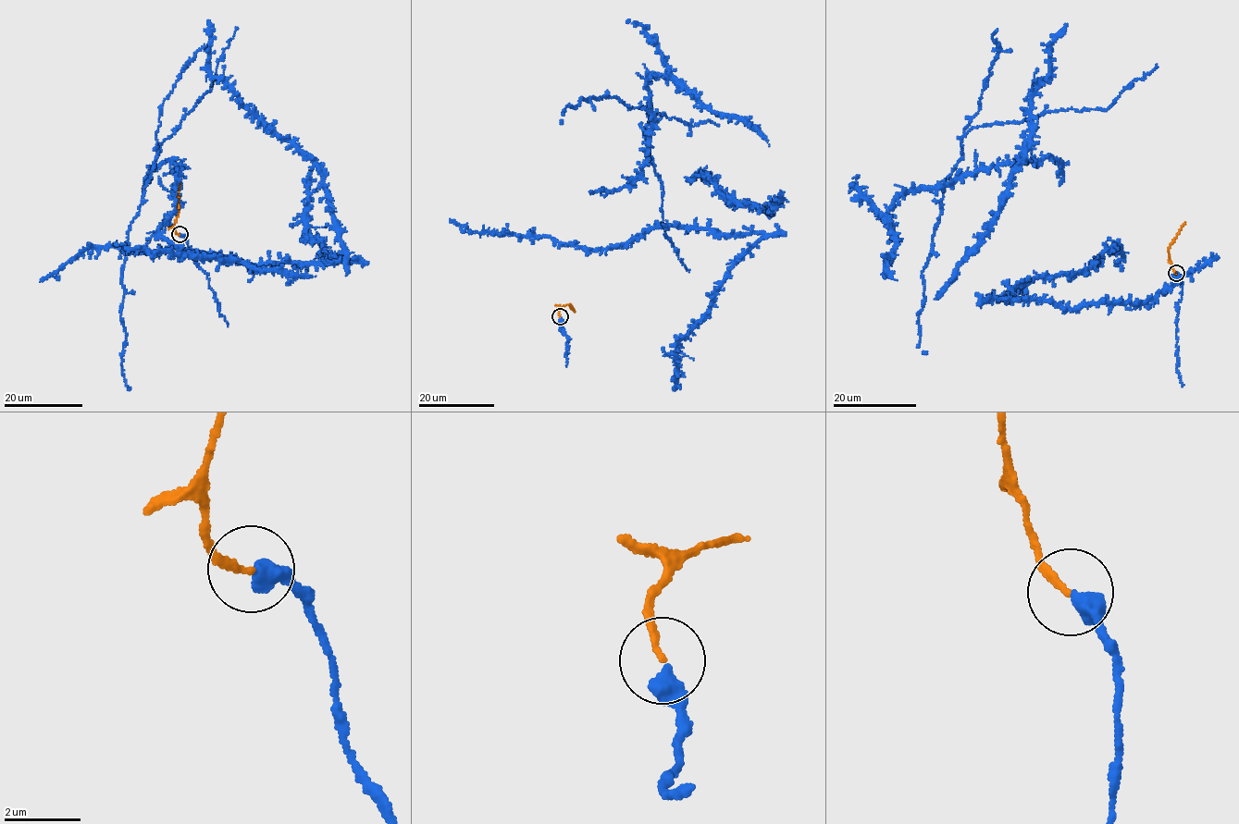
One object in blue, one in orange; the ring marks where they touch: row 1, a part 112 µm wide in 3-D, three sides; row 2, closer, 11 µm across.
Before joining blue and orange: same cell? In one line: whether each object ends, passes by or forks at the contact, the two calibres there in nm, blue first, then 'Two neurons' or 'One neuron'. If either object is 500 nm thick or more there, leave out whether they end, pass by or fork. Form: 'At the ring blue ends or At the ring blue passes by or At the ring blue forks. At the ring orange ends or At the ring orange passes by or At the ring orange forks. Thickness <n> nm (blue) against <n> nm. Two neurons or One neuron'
Thickness 500 nm (blue) against 160 nm. One neuron

